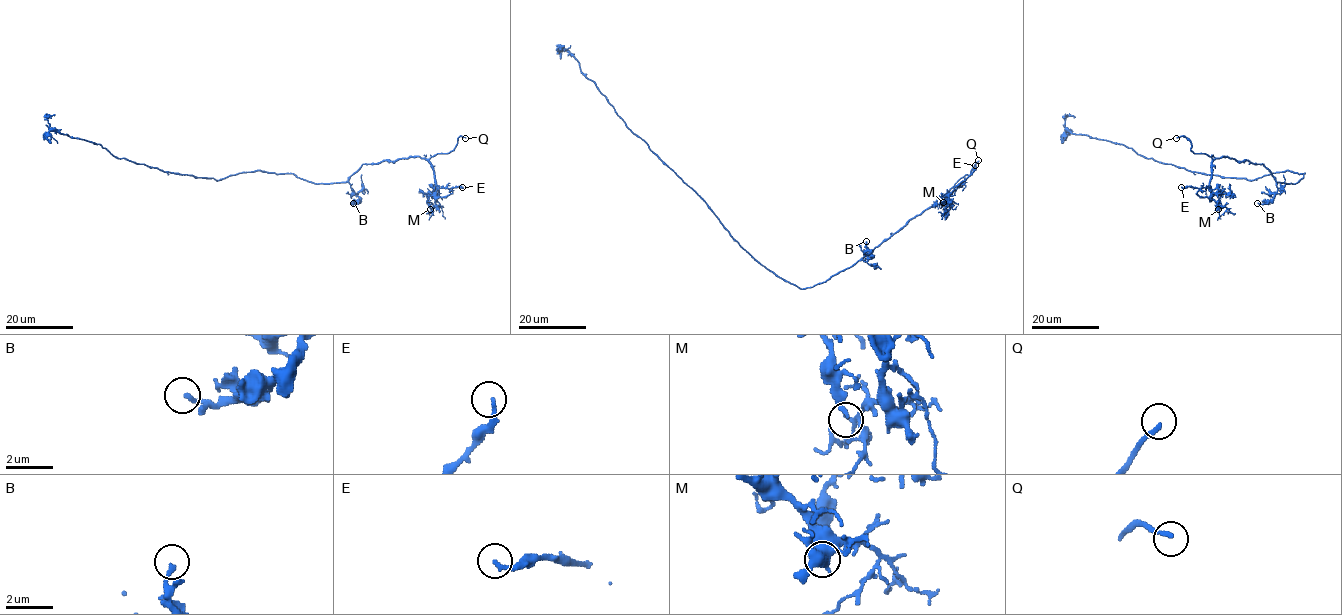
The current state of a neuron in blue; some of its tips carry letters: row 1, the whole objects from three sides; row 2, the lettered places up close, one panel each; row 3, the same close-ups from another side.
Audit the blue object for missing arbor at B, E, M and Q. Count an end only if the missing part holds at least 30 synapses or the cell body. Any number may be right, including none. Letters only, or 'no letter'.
Q

